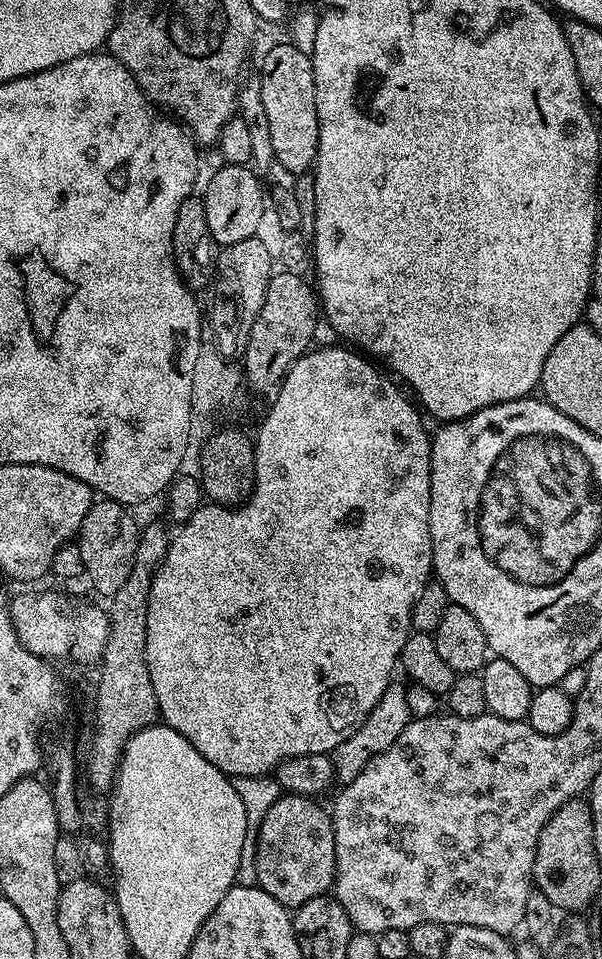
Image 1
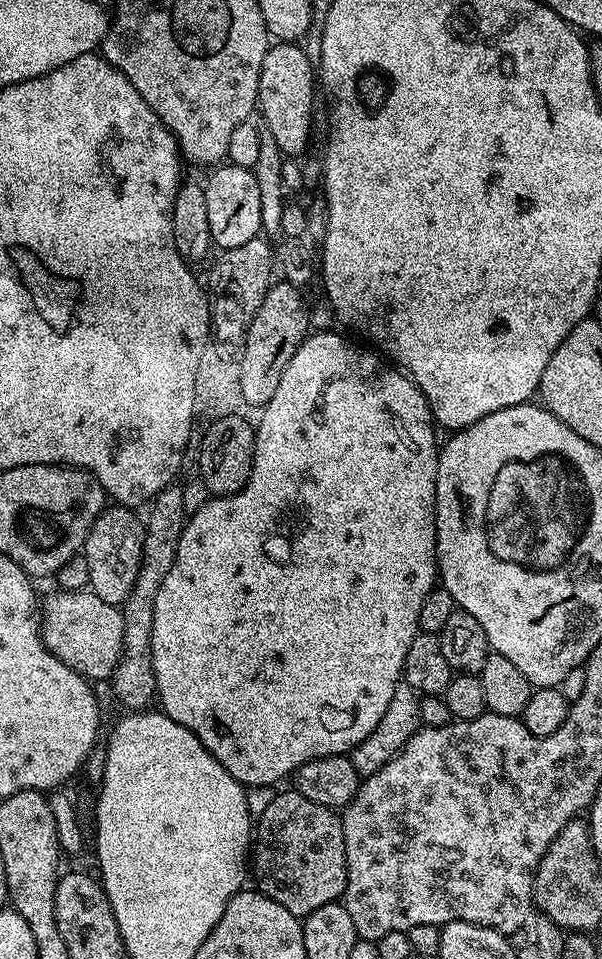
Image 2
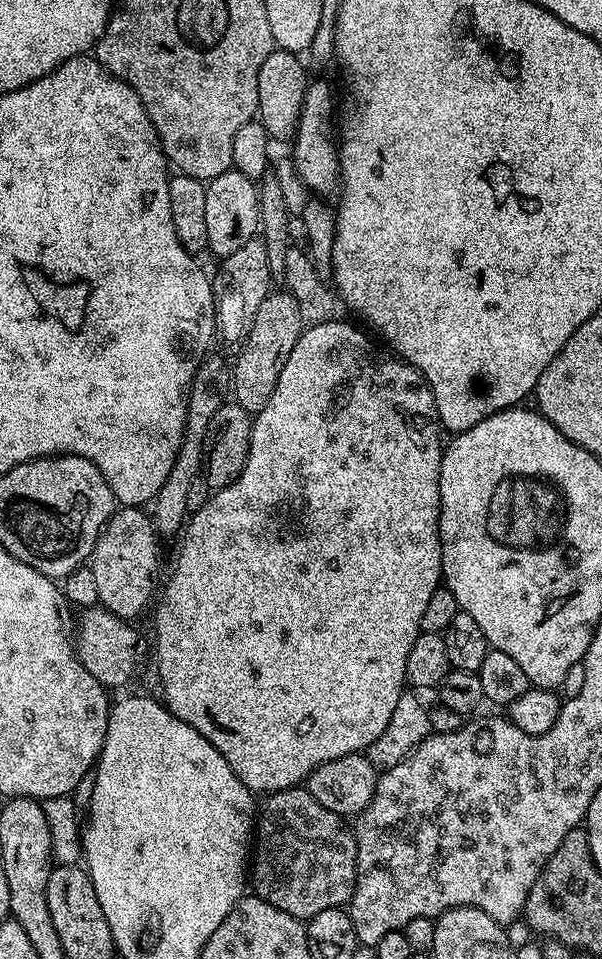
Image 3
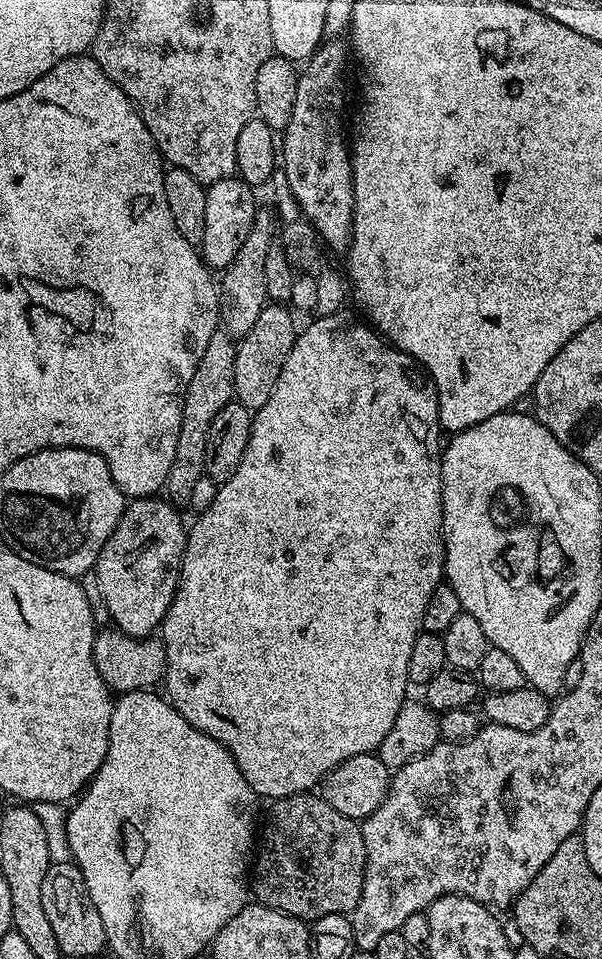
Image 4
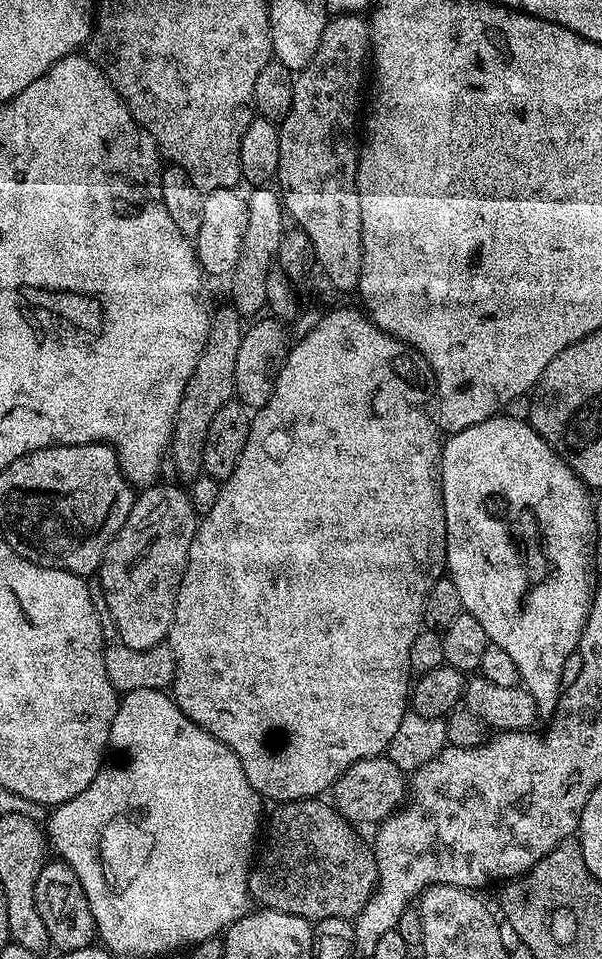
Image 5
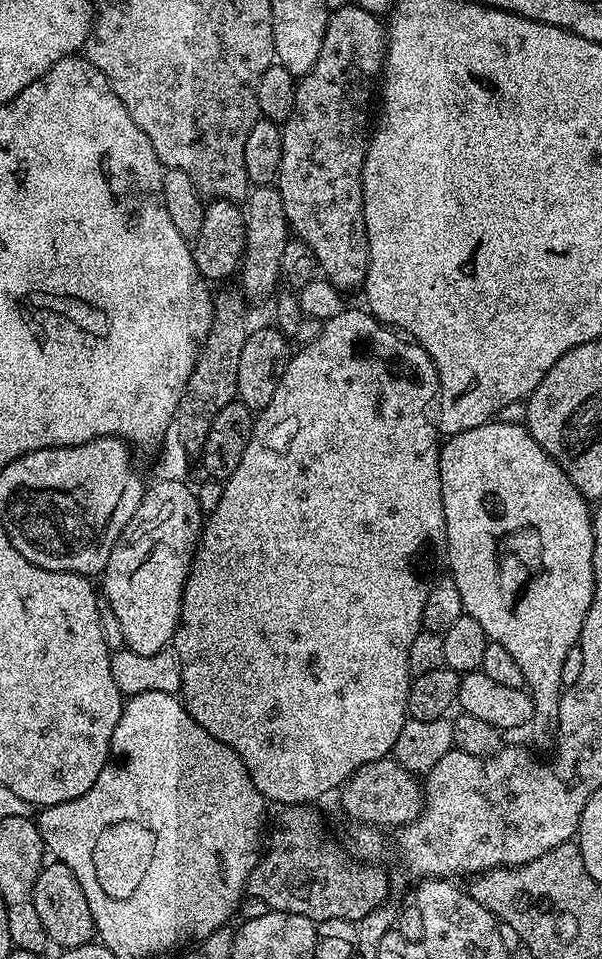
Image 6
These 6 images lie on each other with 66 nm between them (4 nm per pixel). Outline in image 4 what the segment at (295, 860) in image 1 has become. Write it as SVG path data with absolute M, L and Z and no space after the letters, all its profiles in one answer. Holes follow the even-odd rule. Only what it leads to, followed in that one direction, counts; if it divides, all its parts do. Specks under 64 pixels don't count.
M313 793L275 800L269 808L265 822L264 819L262 822L250 876L250 890L257 903L297 916L305 922L317 920L326 914L350 914L361 897L365 878L366 848L360 824L338 813L323 797Z

